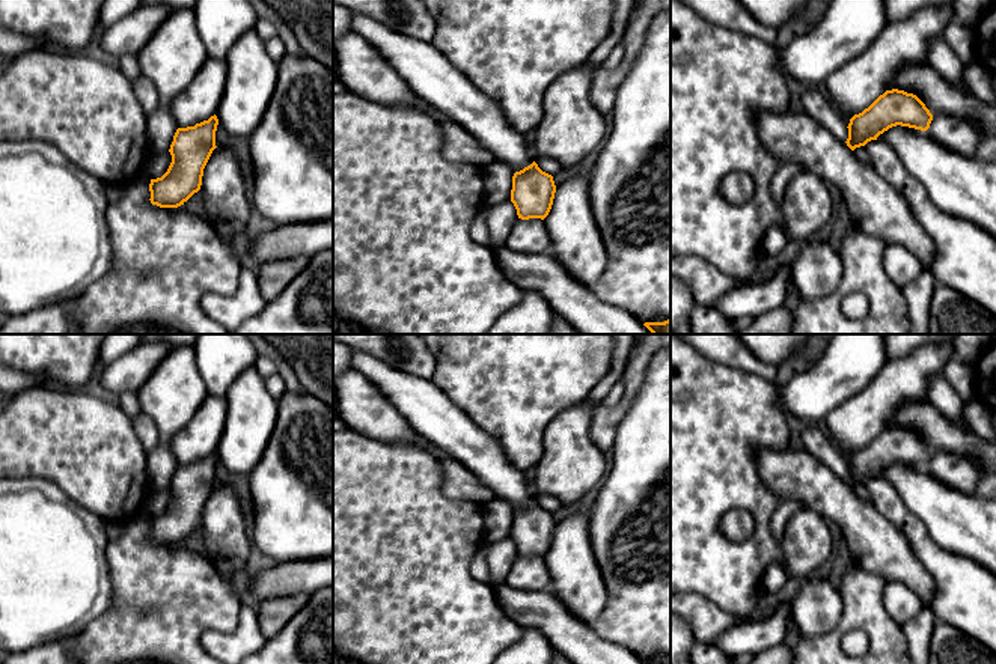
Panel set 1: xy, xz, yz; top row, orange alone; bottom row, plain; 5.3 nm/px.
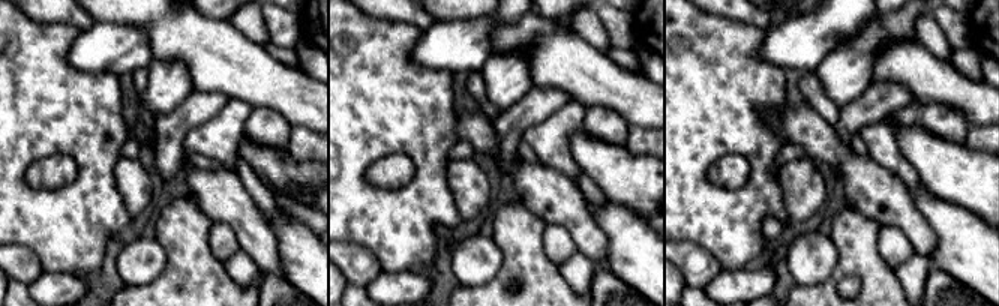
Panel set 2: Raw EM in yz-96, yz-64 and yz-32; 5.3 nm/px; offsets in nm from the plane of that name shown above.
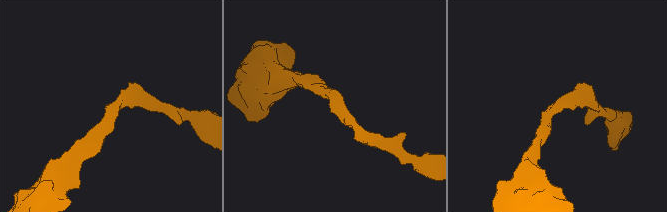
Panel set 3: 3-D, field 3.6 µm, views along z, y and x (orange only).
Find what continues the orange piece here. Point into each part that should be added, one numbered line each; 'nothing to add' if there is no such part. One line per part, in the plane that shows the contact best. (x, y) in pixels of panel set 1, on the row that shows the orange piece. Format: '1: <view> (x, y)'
nothing to add

